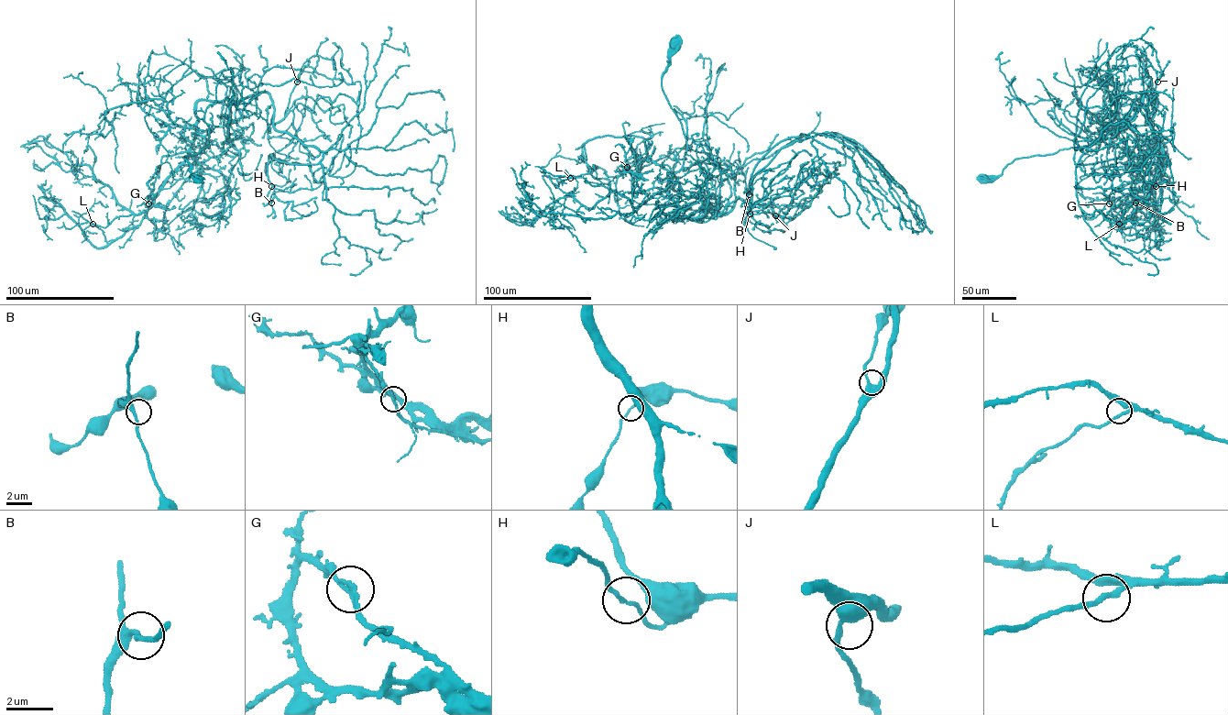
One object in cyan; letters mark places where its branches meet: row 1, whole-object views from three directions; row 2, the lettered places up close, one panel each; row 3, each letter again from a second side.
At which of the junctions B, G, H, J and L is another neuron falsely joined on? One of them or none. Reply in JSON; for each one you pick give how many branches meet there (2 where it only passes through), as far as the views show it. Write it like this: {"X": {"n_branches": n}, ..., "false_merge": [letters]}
{"false_merge": []}

